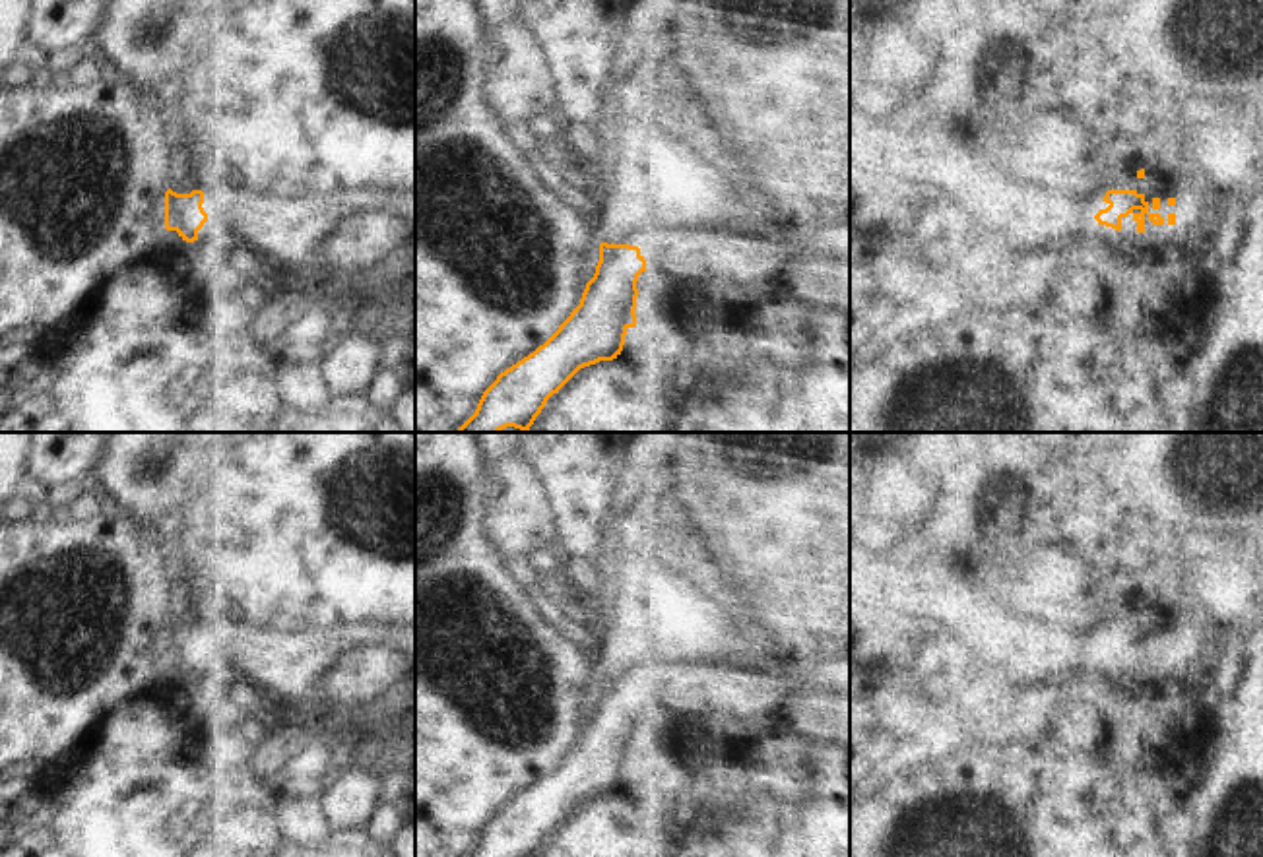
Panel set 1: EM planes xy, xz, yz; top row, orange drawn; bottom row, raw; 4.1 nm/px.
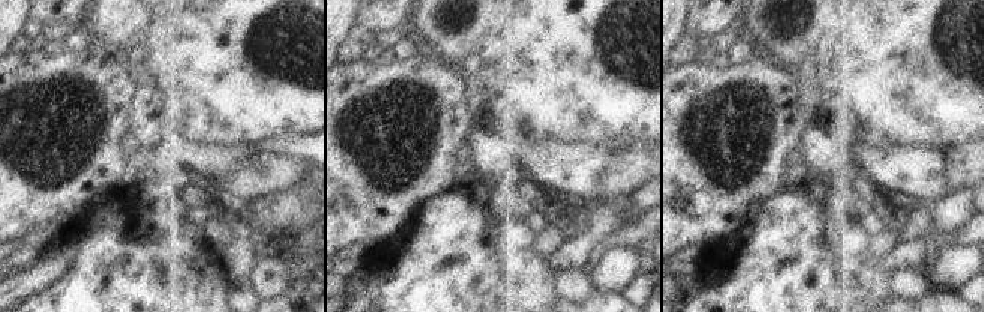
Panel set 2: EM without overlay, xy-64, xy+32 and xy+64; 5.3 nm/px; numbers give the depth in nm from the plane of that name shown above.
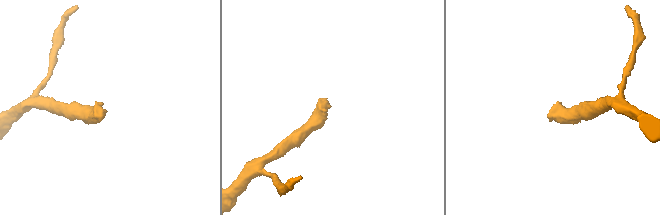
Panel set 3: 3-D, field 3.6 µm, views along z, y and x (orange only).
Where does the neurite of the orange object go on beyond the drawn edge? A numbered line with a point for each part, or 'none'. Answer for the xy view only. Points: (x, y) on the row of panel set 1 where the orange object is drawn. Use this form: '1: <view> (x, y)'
1: xy (295, 231)

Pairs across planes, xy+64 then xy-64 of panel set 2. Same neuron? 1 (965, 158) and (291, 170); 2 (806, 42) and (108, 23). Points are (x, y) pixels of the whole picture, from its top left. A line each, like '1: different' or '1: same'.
1: same
2: same

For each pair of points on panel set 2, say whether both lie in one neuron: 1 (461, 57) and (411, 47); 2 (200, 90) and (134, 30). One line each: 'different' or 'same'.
1: different
2: different

